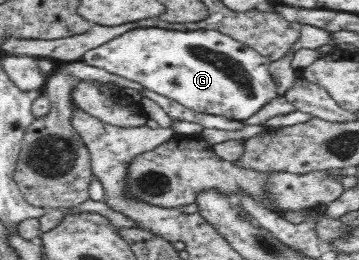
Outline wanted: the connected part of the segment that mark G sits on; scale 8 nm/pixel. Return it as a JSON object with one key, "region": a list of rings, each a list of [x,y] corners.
{"region":[[[155,27],[138,28],[120,34],[116,39],[87,51],[82,60],[89,66],[102,68],[107,72],[139,83],[141,87],[148,88],[191,110],[224,116],[231,120],[244,122],[279,95],[277,84],[269,72],[269,64],[271,64],[269,58],[217,30],[181,32]]]}

